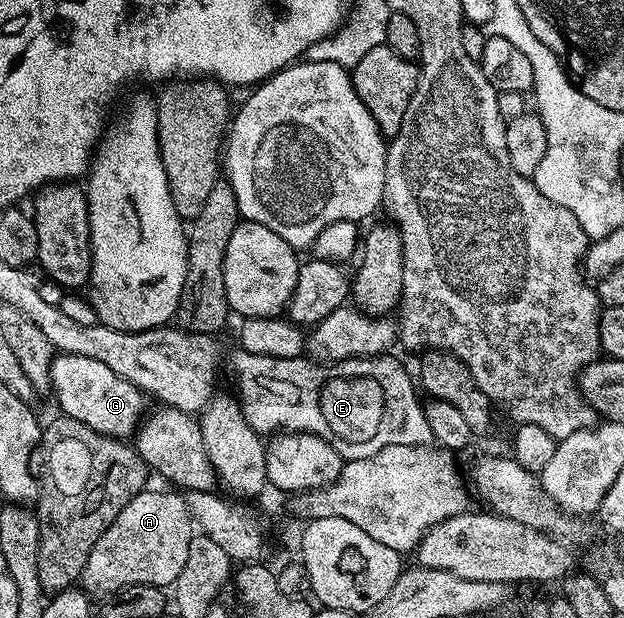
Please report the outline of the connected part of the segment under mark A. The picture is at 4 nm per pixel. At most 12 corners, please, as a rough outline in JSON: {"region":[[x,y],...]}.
{"region":[[147,489],[120,509],[82,570],[105,597],[166,589],[196,527],[177,490]]}

